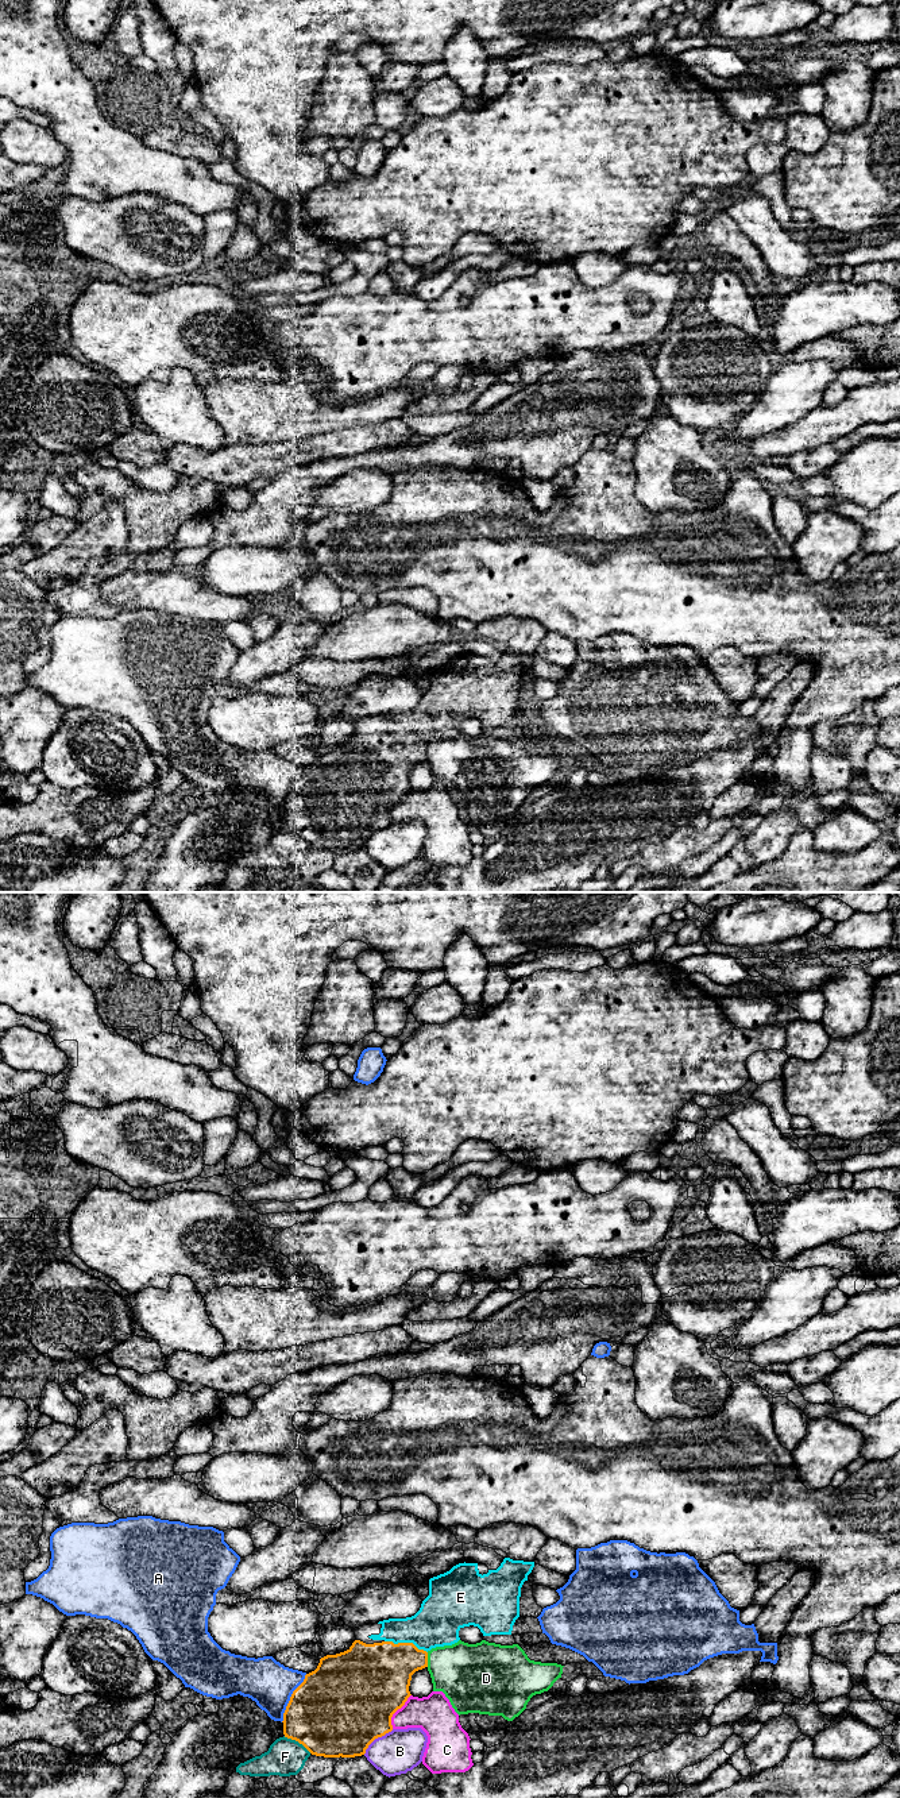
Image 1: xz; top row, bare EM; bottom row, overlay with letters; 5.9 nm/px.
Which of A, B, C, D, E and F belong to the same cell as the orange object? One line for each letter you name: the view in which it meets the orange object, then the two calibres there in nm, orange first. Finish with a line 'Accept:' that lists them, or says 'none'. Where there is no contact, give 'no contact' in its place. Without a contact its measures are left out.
E: contact in xz; calibres 380 and 280 nm
Accept: E

